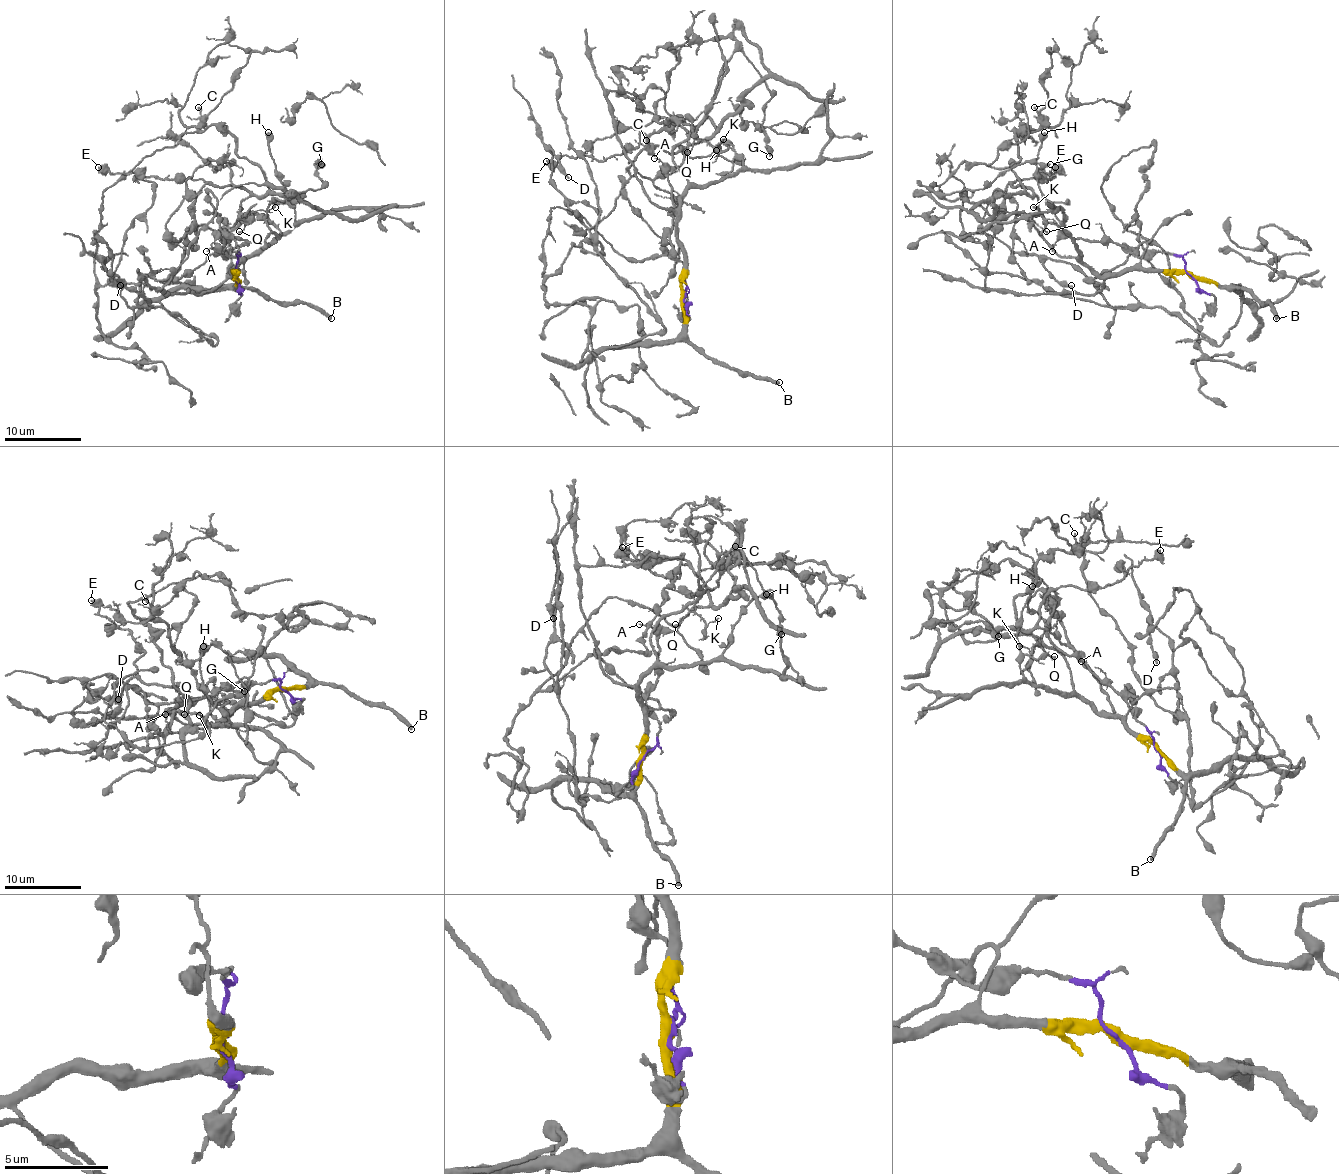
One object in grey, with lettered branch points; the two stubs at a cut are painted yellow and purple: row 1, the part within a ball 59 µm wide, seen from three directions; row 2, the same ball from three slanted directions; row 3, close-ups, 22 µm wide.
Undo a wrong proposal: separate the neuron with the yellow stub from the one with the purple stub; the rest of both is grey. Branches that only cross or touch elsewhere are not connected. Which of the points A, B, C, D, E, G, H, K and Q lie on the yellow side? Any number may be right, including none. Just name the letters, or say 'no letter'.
B, D, G, H, K, Q

